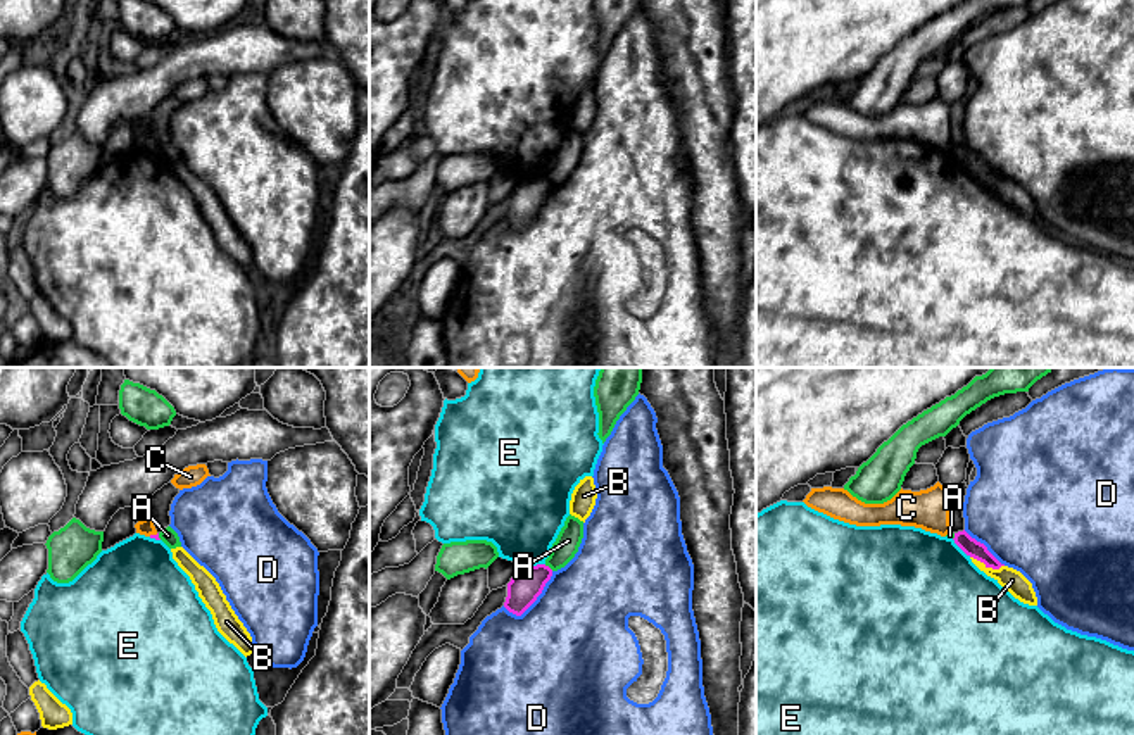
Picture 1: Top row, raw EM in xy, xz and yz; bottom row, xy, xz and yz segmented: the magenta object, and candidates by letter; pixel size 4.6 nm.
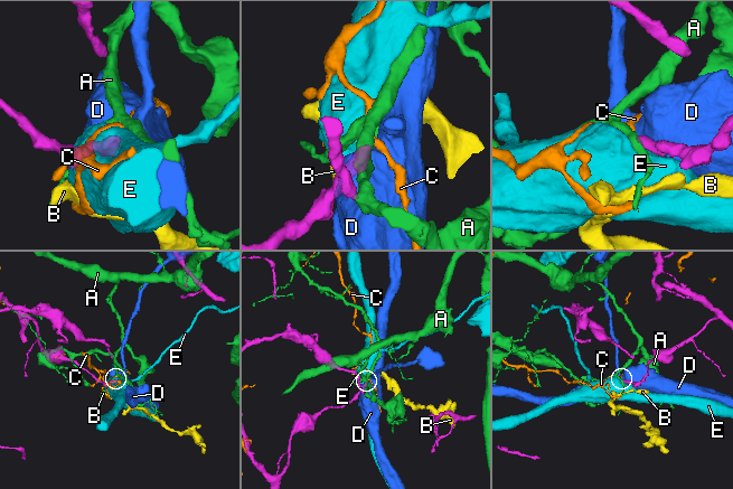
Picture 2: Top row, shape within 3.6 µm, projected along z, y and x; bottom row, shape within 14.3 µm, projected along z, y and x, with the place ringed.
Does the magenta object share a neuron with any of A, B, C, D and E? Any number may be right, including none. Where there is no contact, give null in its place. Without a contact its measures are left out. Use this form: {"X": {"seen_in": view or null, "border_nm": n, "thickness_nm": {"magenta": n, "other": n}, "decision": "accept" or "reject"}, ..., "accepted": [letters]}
{"A": {"seen_in": "xz", "border_nm": 50, "thickness_nm": {"magenta": 150, "other": 120}, "decision": "reject"}, "B": {"seen_in": "yz", "border_nm": 170, "thickness_nm": {"magenta": 80, "other": 100}, "decision": "reject"}, "C": {"seen_in": "xy", "border_nm": 50, "thickness_nm": {"magenta": 20, "other": 80}, "decision": "reject"}, "D": {"seen_in": "xz", "border_nm": 280, "thickness_nm": {"magenta": 150, "other": 500}, "decision": "reject"}, "E": {"seen_in": "xz", "border_nm": 130, "thickness_nm": {"magenta": 150, "other": 380}, "decision": "reject"}, "accepted": []}

